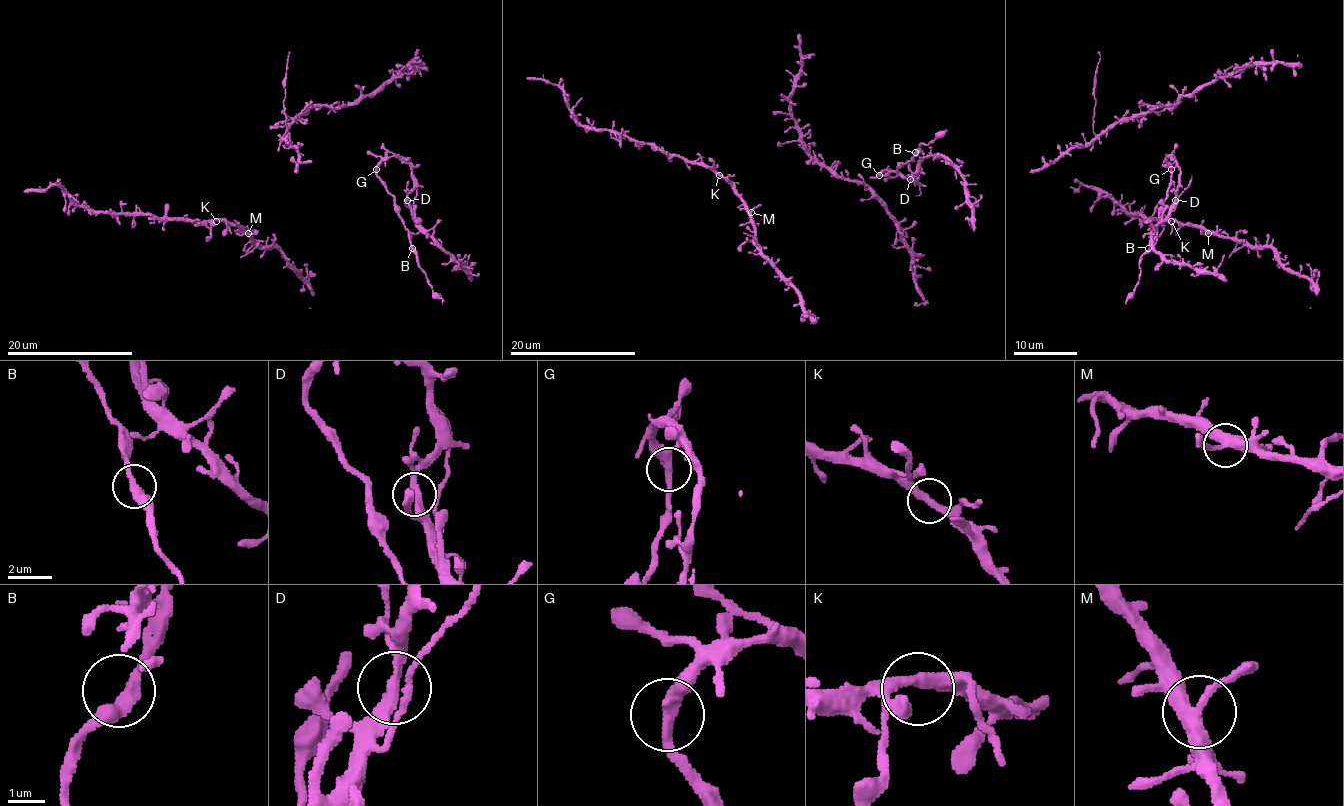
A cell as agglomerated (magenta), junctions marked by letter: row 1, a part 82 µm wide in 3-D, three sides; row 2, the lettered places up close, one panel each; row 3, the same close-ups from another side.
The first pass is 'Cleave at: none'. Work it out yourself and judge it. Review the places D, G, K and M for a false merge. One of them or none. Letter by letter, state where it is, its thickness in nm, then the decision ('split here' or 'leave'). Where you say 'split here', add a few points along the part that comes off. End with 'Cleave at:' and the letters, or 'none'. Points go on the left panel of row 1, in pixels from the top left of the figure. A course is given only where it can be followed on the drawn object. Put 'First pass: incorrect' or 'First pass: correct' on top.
First pass: incorrect
D: place (407, 200); calibre 320 nm; leave
G: place (376, 169); calibre 360 nm; split here; course (376, 169), (376, 177), (391, 195), (426, 281), (442, 303)
K: place (216, 221); calibre 320 nm; leave
M: place (248, 233); calibre 360 nm; leave
Cleave at: G

